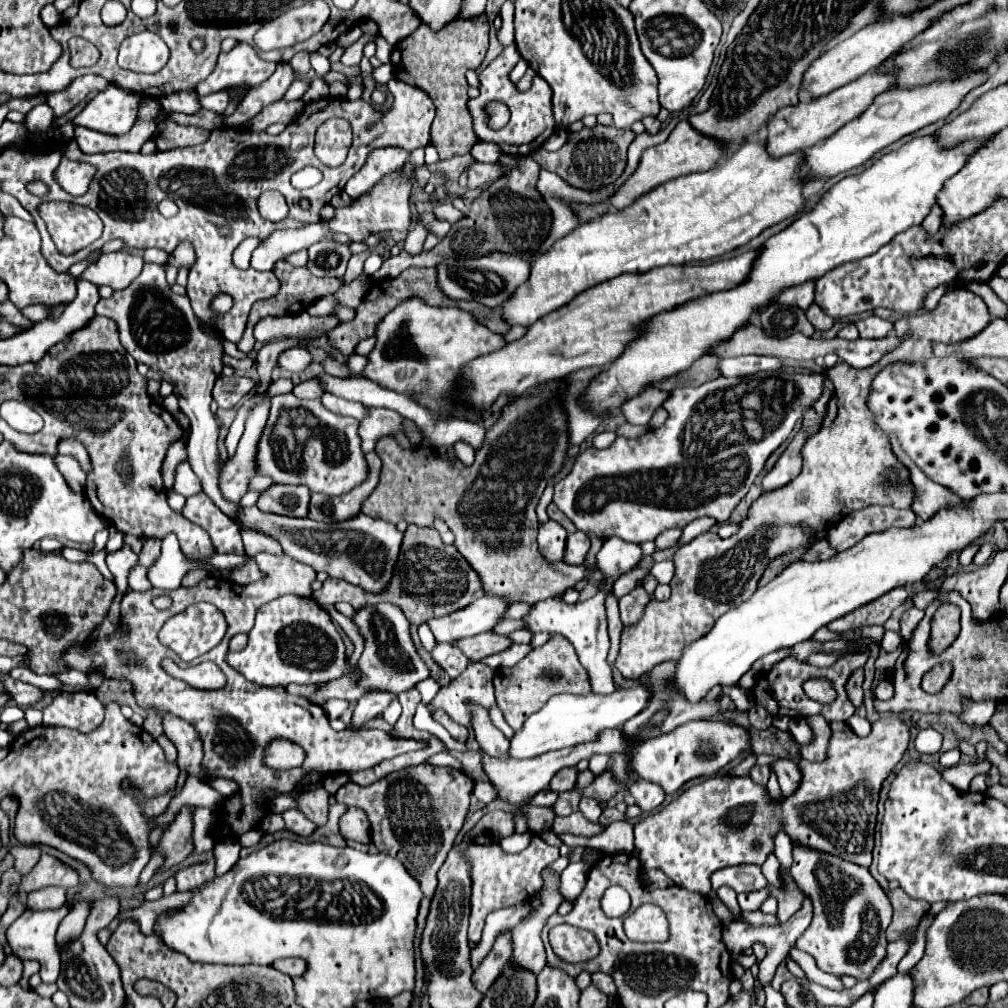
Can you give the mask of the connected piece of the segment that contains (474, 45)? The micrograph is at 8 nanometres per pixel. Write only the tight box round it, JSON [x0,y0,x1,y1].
[391,14,489,160]

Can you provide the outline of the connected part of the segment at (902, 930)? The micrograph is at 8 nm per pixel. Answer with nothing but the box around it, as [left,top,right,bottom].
[887,888,931,942]

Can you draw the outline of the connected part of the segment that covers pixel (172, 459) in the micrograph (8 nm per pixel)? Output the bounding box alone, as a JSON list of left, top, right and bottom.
[161,442,187,490]

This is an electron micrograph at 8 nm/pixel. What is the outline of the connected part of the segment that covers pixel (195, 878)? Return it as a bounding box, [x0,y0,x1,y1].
[175,860,215,892]

